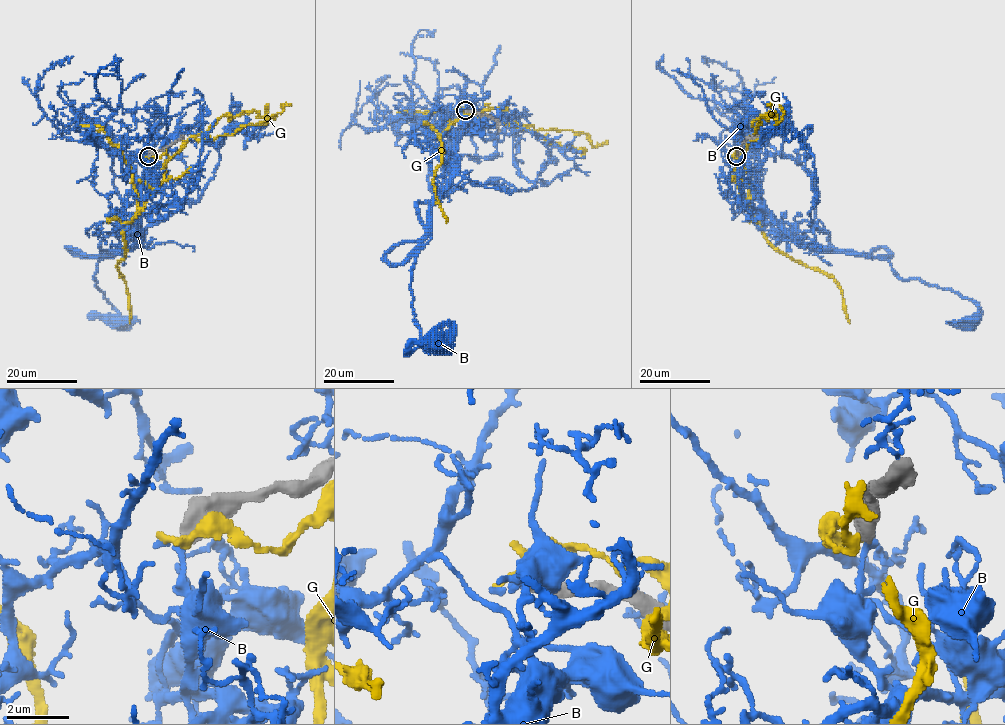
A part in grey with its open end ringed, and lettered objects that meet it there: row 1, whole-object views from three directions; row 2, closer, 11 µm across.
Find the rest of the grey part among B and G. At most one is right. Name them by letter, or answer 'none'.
none

